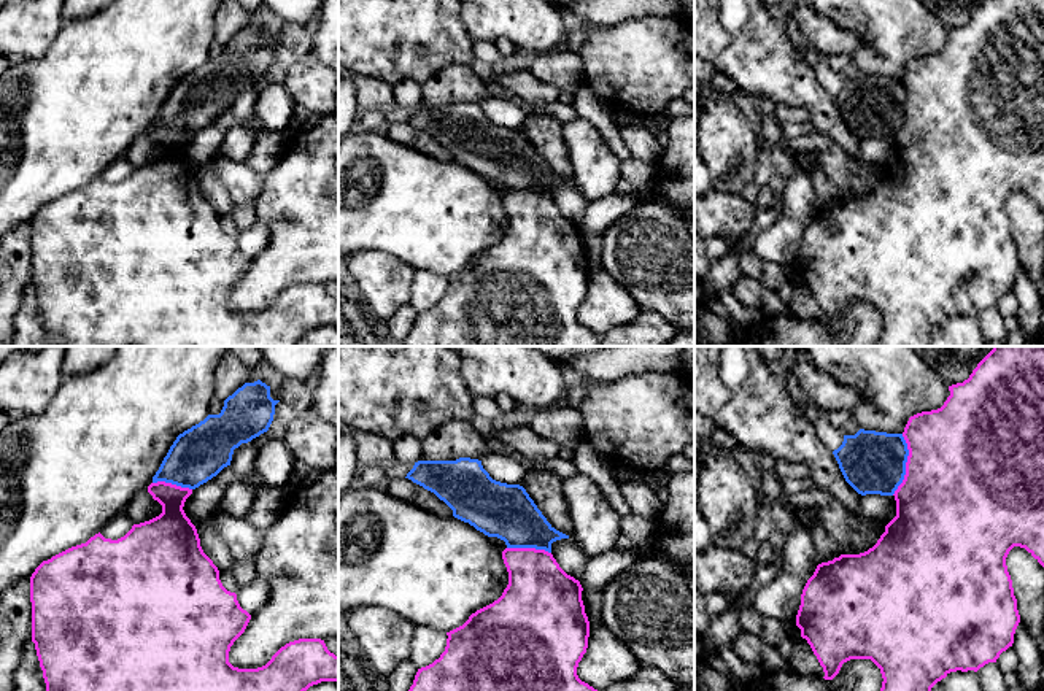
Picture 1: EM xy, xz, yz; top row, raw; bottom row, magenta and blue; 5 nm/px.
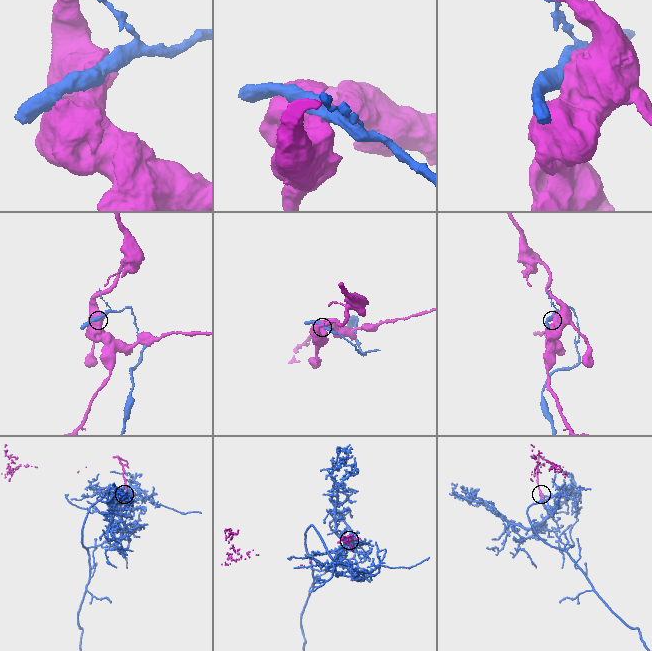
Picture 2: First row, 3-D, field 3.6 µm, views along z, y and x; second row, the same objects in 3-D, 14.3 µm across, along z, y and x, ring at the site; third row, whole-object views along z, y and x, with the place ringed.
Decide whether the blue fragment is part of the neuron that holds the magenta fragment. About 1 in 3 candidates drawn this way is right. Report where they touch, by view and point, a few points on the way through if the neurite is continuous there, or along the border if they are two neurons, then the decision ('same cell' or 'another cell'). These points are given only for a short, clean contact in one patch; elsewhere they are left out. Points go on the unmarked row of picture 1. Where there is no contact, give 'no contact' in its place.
yz (906, 108) | another cell

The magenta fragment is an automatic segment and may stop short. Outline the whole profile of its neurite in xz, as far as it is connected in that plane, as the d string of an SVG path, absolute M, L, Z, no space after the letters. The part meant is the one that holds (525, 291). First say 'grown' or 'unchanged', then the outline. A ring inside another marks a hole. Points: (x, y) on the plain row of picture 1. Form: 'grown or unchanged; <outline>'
unchanged; M505 192L502 203L508 229L493 248L447 276L445 295L432 308L418 313L400 346L599 346L601 337L577 319L588 292L590 265L582 245L582 229L567 219L551 197L536 192Z

